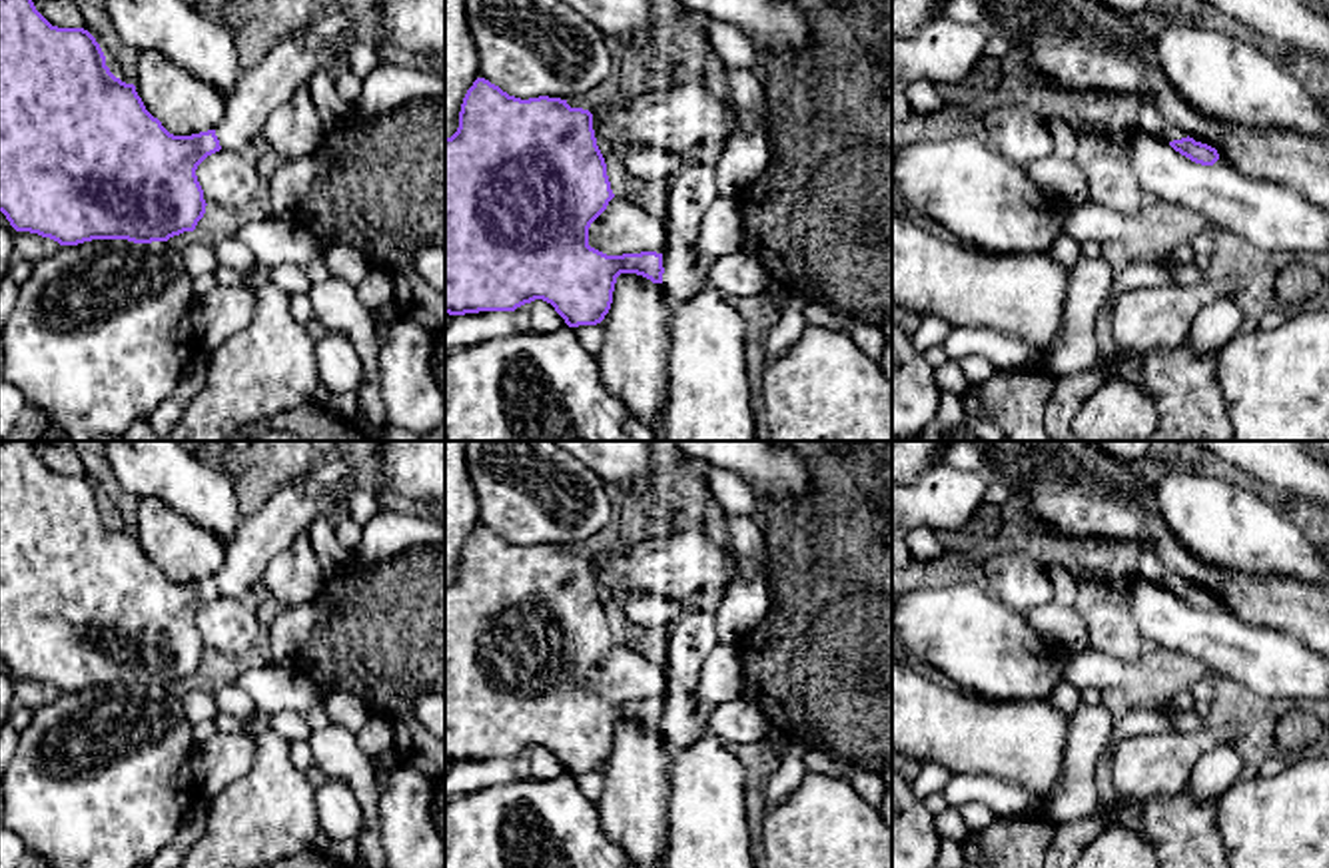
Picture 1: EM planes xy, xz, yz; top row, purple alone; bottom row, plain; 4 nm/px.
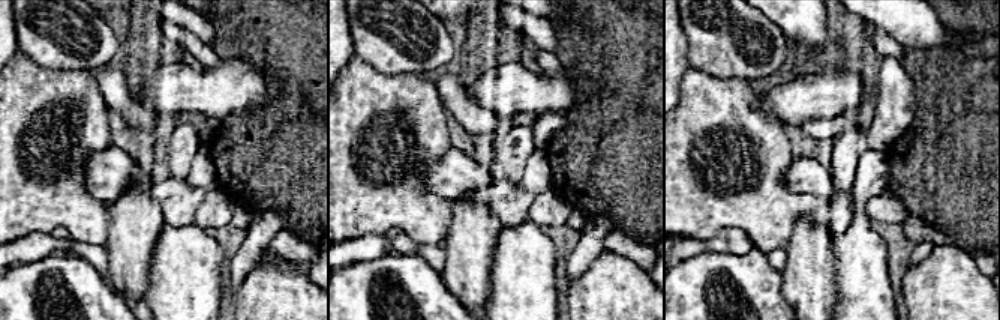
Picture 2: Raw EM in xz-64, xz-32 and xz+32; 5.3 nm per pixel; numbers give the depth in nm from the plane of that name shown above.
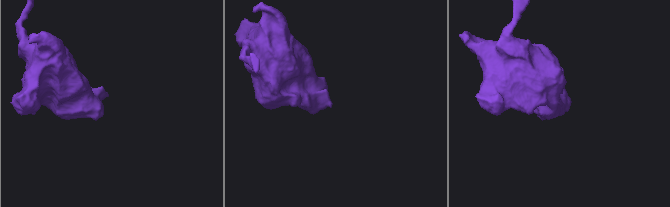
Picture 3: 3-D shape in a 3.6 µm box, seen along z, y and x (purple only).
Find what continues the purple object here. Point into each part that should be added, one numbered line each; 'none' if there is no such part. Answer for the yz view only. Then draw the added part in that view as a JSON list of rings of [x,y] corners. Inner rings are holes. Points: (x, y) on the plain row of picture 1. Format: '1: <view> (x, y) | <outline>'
1: yz (1150, 567) | [[[1141,549],[1139,557],[1137,557],[1137,569],[1135,573],[1149,581],[1155,583],[1163,589],[1173,589],[1173,587],[1181,587],[1187,585],[1185,579],[1181,577],[1181,573],[1165,567],[1151,551]]]

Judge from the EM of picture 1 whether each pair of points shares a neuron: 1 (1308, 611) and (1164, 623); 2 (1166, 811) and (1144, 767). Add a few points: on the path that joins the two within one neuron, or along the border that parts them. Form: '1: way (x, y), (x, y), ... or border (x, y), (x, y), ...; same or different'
1: border (1220, 605), (1244, 621), (1282, 633); different
2: border (1186, 785), (1172, 795), (1126, 799); different

